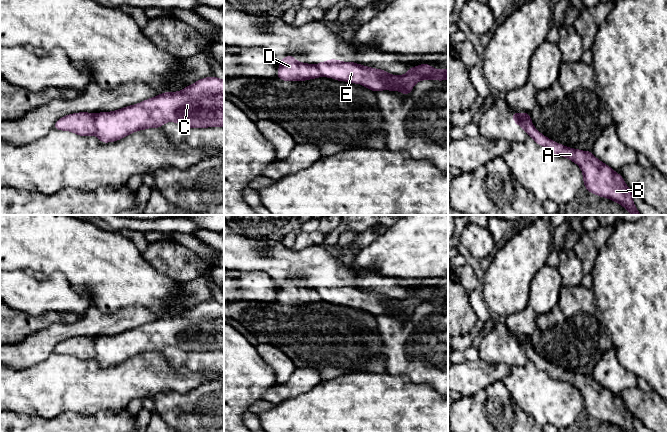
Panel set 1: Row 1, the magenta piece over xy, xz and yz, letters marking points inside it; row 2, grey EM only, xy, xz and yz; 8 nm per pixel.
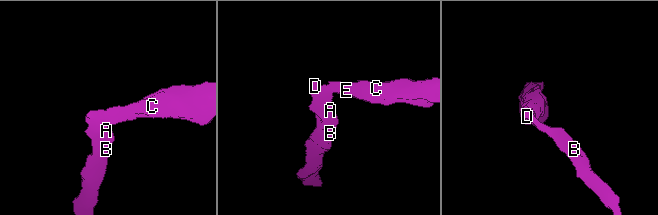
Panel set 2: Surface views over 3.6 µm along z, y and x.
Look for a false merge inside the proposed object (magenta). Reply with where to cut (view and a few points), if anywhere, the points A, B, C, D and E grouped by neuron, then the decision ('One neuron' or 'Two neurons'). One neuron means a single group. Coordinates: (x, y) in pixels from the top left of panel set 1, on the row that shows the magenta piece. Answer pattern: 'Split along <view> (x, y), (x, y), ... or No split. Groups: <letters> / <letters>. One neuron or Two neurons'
Split along xy (93, 114), (96, 132). Groups: A B D / C E. Two neurons

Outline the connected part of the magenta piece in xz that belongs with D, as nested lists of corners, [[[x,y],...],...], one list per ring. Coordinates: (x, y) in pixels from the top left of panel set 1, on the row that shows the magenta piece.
[[[292,55],[279,60],[277,78],[283,81],[305,81],[322,77],[317,66],[297,61]]]

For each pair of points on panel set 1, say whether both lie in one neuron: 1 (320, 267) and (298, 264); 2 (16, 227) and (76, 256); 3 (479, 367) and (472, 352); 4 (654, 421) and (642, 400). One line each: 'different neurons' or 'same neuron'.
1: same neuron
2: same neuron
3: different neurons
4: same neuron

